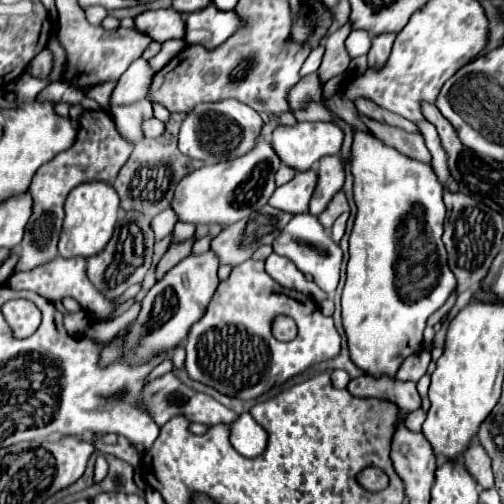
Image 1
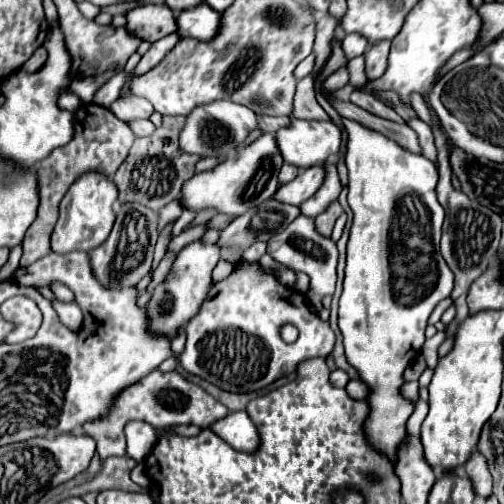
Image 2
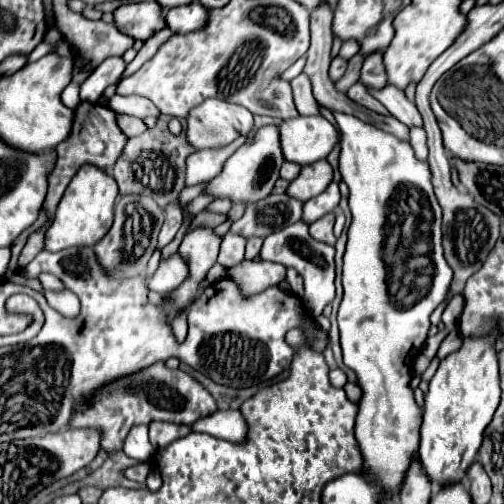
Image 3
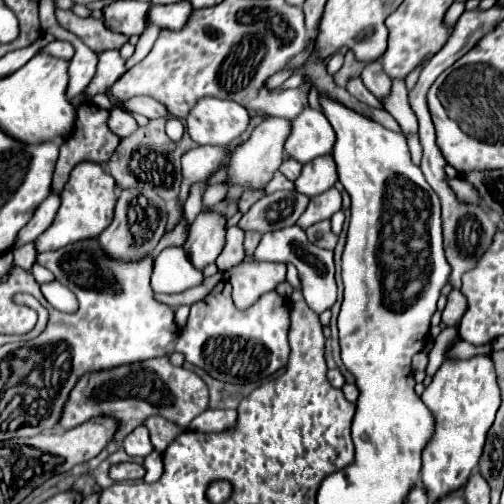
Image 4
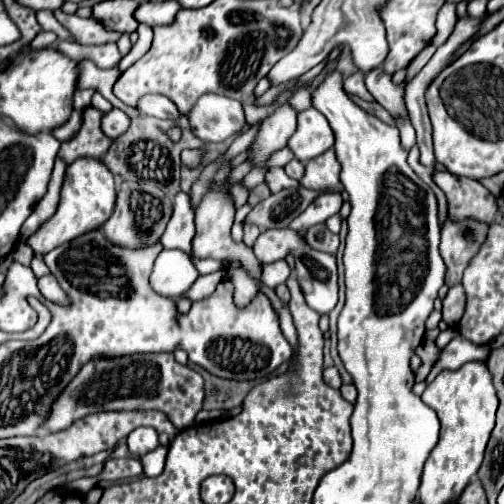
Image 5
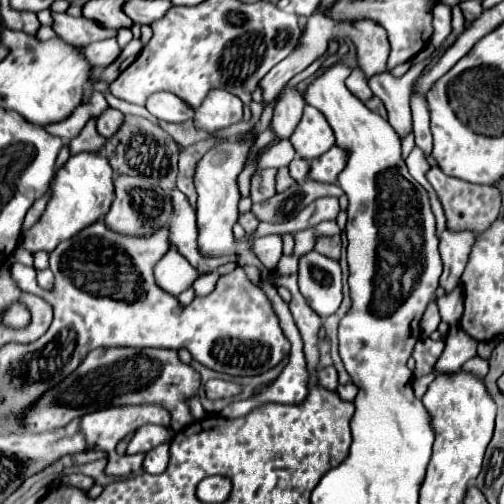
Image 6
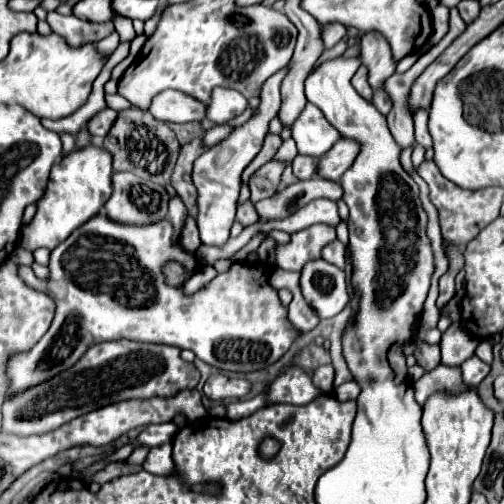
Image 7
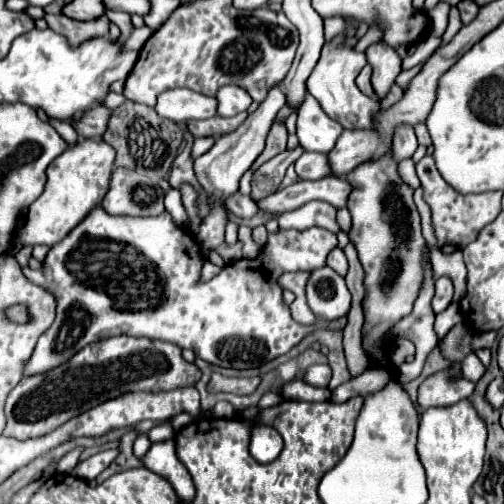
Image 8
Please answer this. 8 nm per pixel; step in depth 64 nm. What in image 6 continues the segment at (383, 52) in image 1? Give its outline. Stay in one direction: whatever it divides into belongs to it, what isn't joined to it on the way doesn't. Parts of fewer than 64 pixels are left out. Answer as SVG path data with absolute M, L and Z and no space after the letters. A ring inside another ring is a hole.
M428 60L411 66L408 72L400 78L392 76L390 72L382 72L382 74L368 78L368 86L370 86L372 94L378 96L382 100L382 104L386 106L388 122L392 124L392 128L398 132L400 138L404 138L412 130L410 104L408 104L410 88L426 64L428 64Z

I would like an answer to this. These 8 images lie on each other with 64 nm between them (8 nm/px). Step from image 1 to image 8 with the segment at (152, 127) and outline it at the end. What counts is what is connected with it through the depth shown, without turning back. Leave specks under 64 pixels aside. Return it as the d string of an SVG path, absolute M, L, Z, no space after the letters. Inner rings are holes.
M96 106L92 110L86 110L76 122L74 128L78 132L80 138L94 138L94 136L102 136L104 128L108 124L108 116L112 112L104 106Z

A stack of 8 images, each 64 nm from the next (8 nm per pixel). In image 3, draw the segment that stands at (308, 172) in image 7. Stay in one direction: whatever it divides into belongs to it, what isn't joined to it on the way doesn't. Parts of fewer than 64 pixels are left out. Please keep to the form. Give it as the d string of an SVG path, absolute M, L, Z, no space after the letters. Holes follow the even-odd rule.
M284 162L284 164L282 164L282 168L280 168L280 178L284 178L284 180L292 182L292 180L300 174L300 168L302 168L302 166L298 166L298 164Z

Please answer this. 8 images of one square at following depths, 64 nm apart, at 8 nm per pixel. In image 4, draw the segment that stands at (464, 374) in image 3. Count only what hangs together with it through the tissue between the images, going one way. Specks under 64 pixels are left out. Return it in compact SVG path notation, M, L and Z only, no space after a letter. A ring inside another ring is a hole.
M476 354L464 360L446 358L420 398L436 418L436 432L432 432L432 440L422 456L422 482L430 502L434 502L444 494L462 488L478 466L486 432L500 406L500 388L496 384L492 358L488 354Z

